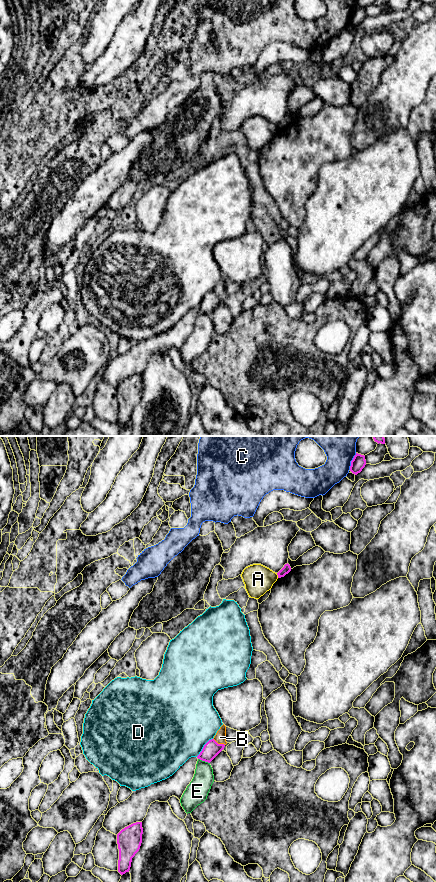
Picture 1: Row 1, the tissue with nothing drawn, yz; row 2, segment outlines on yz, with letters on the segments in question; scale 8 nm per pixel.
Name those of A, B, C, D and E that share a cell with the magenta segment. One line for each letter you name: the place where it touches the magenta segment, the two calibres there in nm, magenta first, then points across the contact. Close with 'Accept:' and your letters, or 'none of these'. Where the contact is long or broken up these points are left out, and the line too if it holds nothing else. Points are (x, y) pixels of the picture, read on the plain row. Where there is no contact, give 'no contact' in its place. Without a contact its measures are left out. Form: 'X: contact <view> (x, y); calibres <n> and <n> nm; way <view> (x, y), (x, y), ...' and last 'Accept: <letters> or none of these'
B: contact yz (219, 296); calibres 140 and 90 nm; way yz (211, 301), (219, 296), (220, 289)
Accept: B

